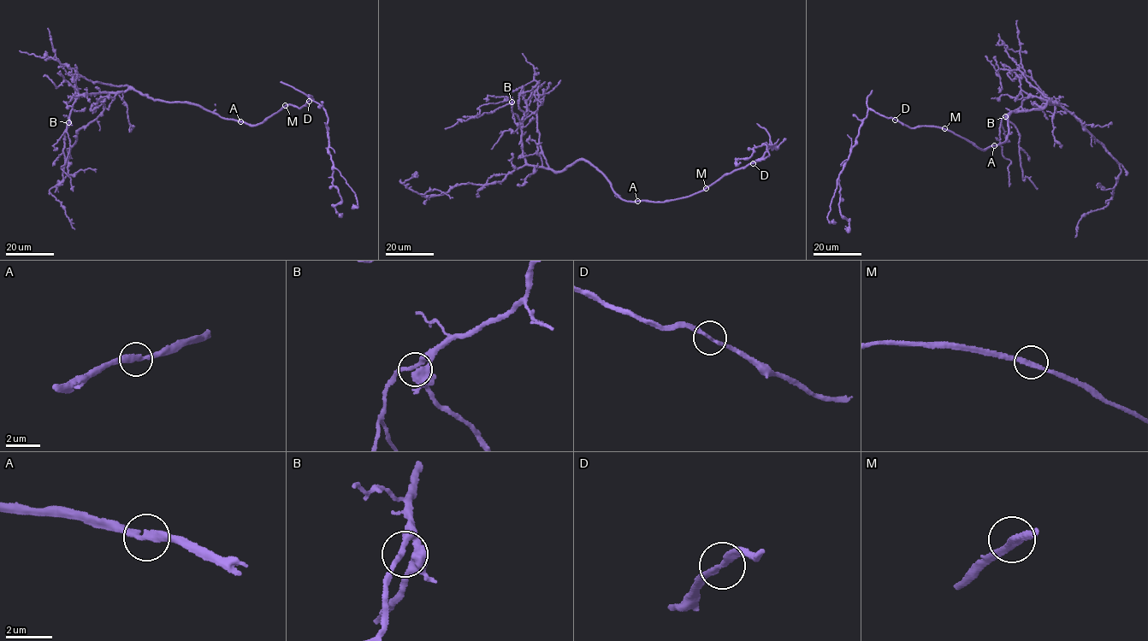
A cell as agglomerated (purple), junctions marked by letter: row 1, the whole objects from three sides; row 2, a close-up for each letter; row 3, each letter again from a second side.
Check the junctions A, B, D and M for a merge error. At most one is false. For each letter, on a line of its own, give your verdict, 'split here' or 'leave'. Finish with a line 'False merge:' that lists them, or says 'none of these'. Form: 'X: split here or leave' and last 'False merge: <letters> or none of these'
A: leave
B: leave
D: leave
M: leave
False merge: none of these

